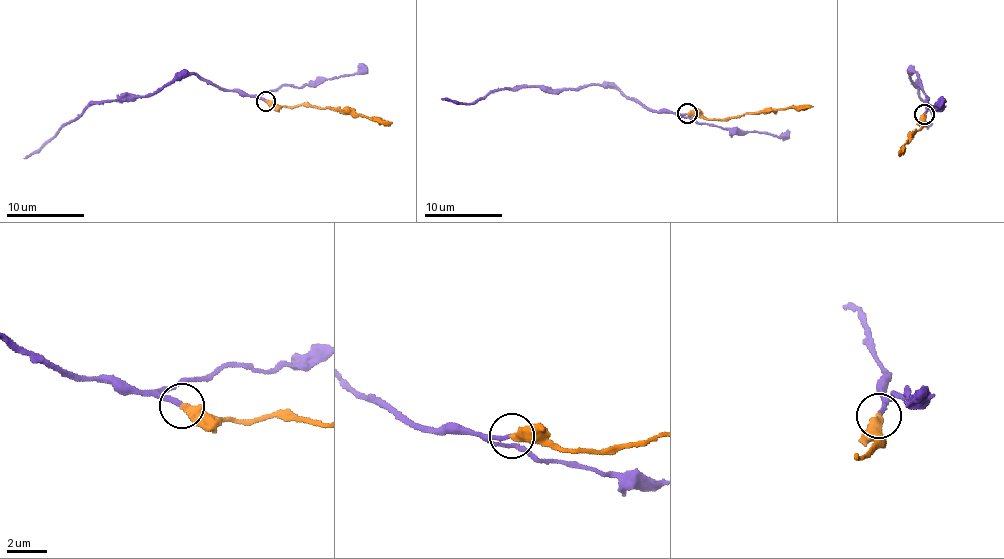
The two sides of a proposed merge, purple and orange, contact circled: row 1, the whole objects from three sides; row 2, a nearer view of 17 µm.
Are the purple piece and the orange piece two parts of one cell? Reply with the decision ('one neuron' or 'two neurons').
one neuron

